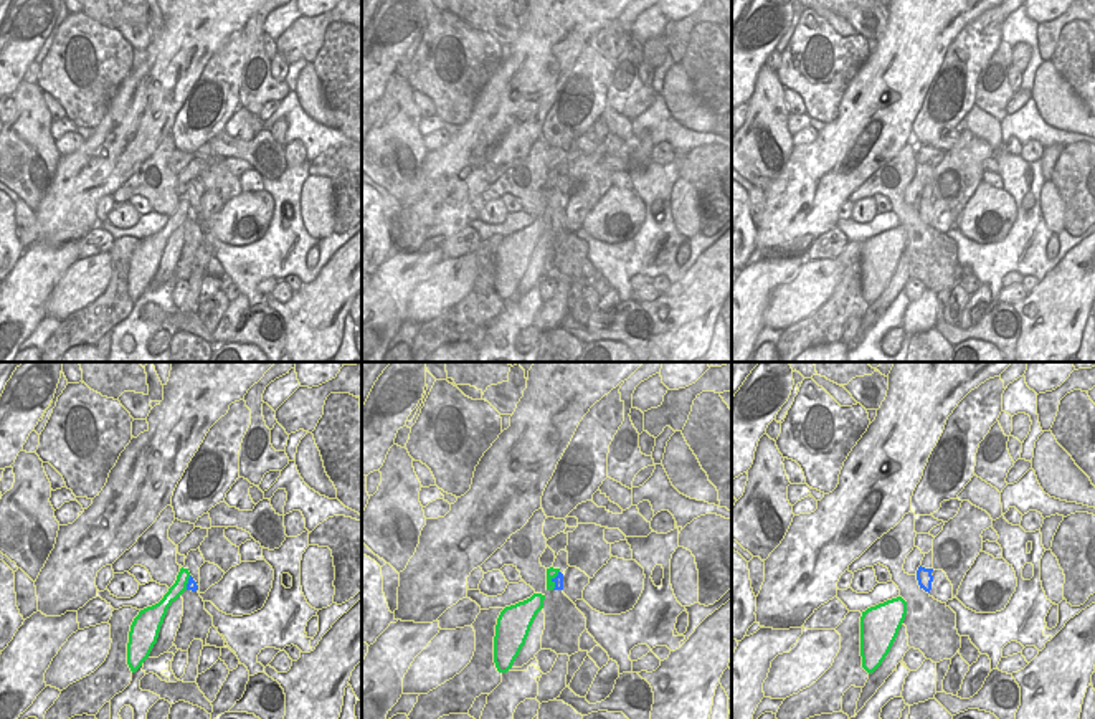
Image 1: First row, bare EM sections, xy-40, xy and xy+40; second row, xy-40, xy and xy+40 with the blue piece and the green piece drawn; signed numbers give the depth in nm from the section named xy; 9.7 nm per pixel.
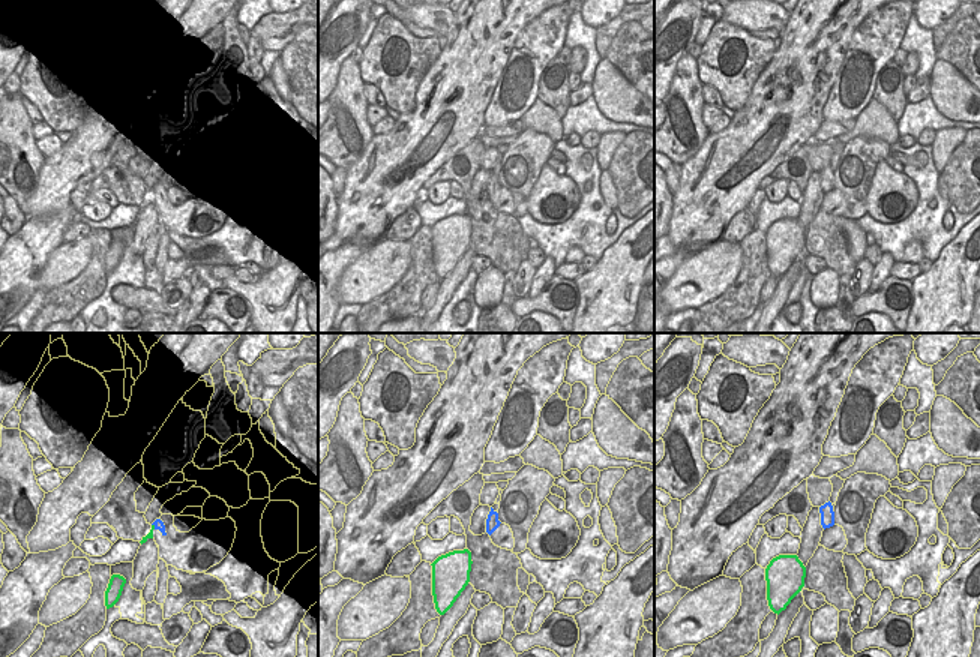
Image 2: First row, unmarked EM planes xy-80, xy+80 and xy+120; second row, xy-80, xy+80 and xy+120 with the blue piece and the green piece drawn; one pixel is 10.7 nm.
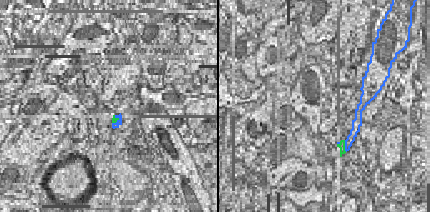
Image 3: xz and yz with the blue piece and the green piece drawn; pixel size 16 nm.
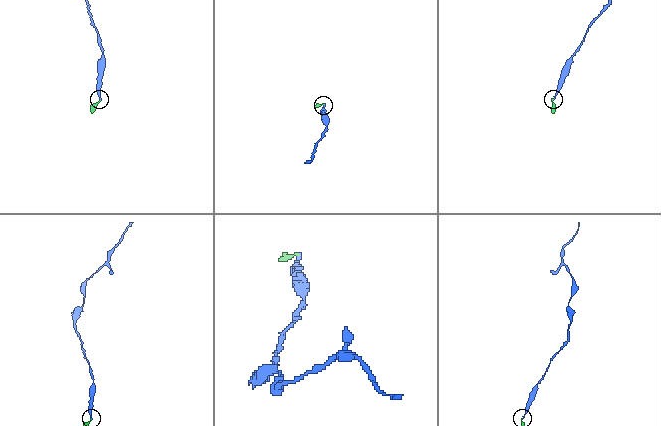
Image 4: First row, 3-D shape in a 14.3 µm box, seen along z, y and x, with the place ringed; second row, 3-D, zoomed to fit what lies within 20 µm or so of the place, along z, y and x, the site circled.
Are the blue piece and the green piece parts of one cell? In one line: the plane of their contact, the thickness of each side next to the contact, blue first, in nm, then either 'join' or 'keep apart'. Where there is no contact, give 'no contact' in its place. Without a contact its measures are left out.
xy | 100/100 nm | keep apart

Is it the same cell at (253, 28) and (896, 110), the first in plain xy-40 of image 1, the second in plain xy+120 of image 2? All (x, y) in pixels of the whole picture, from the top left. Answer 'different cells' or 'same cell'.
same cell

